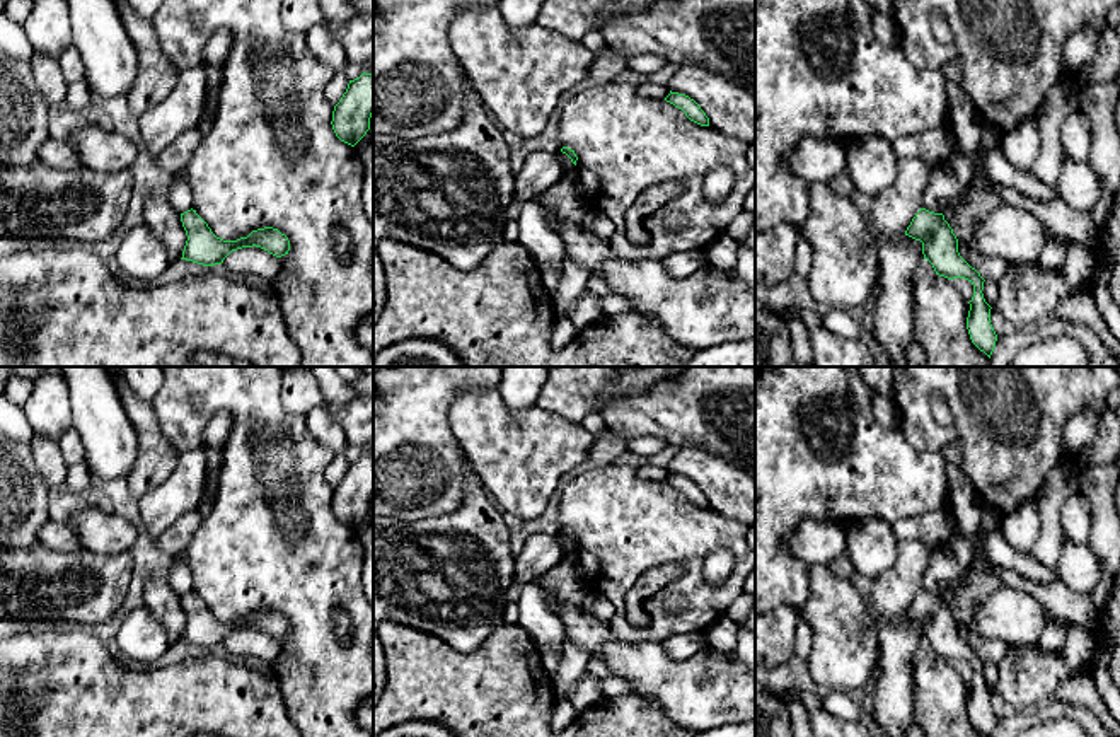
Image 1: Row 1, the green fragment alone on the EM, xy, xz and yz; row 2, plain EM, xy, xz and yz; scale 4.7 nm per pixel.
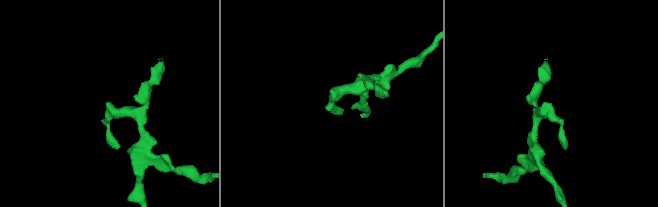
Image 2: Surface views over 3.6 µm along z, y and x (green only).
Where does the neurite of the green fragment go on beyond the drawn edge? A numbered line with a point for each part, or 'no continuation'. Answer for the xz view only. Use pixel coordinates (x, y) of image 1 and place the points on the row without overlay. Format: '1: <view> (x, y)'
no continuation

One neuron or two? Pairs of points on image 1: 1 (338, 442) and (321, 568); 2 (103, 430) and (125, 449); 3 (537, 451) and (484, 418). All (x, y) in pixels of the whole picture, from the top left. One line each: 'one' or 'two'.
1: two
2: one
3: one

